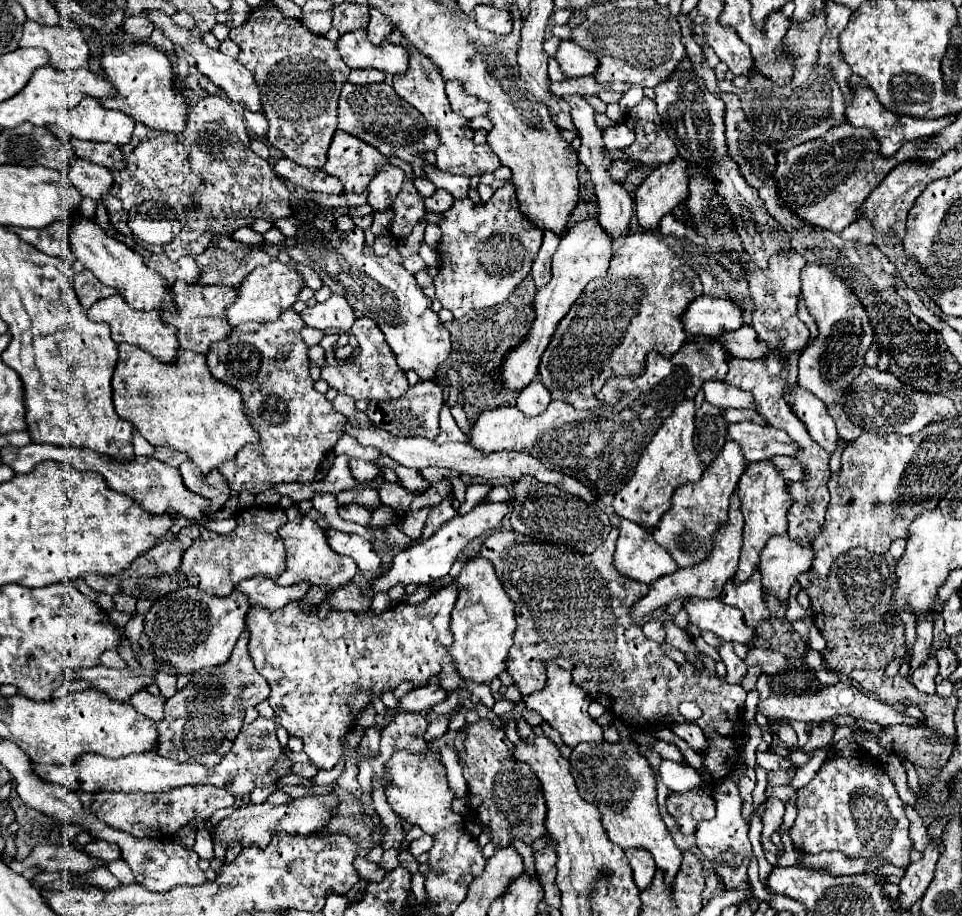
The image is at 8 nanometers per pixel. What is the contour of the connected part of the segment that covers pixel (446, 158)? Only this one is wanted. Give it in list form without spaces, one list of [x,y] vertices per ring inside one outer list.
[[[412,51],[408,71],[404,75],[394,75],[394,89],[402,99],[414,105],[426,117],[426,121],[438,131],[440,147],[436,149],[436,165],[442,171],[456,173],[456,175],[476,175],[484,171],[496,171],[500,167],[500,159],[492,155],[492,149],[488,145],[472,143],[472,129],[468,127],[468,119],[460,117],[458,113],[450,109],[450,103],[444,91],[444,79],[438,73],[438,67],[430,59],[426,59],[418,51]]]

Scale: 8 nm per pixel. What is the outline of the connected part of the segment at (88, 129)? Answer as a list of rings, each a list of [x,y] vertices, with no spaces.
[[[84,97],[78,107],[60,117],[58,127],[84,141],[108,141],[120,147],[128,143],[134,121],[120,111],[104,109],[98,99]]]

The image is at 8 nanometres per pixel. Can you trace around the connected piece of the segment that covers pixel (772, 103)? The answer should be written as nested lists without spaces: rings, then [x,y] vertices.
[[[820,11],[810,21],[804,21],[800,25],[792,23],[788,33],[784,35],[786,53],[794,55],[794,75],[786,87],[772,83],[772,79],[768,79],[766,75],[760,75],[760,71],[754,71],[750,75],[750,81],[742,89],[734,87],[732,82],[725,79],[718,82],[722,92],[735,93],[740,97],[746,119],[748,123],[752,123],[754,139],[768,143],[768,147],[776,149],[776,153],[788,151],[800,143],[818,139],[830,127],[846,121],[846,115],[844,115],[846,103],[840,93],[840,87],[836,85],[836,79],[832,77],[832,71],[828,67],[816,65],[818,43],[826,31],[824,23],[826,23],[824,11]]]

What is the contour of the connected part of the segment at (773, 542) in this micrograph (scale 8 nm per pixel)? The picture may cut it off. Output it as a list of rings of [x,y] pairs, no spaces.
[[[788,535],[772,537],[760,553],[758,571],[762,575],[762,589],[766,595],[776,595],[780,601],[788,601],[790,587],[798,575],[812,565],[812,549],[794,543]]]

